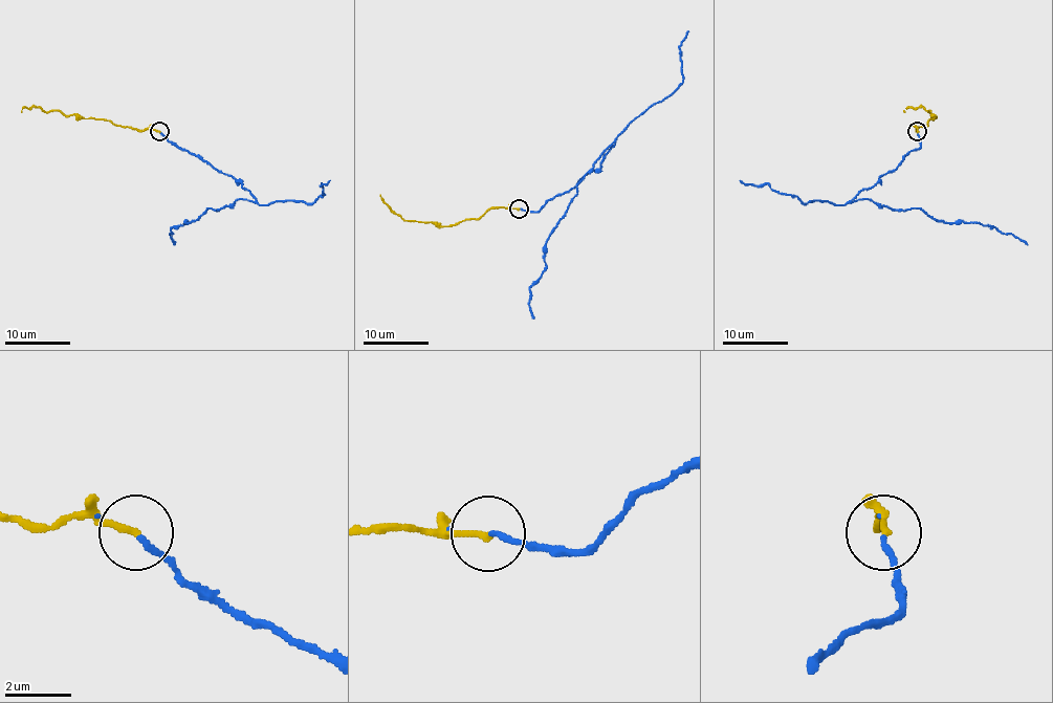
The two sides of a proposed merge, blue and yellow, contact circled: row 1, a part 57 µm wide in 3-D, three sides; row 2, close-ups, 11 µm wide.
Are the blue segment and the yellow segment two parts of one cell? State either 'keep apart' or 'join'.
join

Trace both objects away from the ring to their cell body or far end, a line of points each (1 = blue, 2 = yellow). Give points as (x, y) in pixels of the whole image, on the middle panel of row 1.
1: (519, 209), (536, 212), (572, 189), (613, 147), (577, 185), (546, 241), (546, 268), (530, 290), (533, 319)
2: (519, 209), (496, 206), (480, 217), (437, 226), (433, 221), (403, 220), (380, 194)

